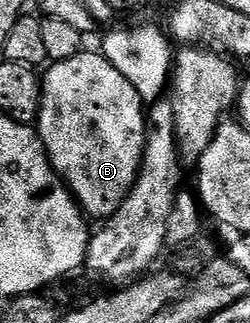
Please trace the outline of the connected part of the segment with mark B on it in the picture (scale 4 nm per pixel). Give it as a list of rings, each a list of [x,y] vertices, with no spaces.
[[[82,53],[71,57],[67,61],[53,63],[43,75],[43,82],[41,84],[41,111],[38,113],[35,120],[35,127],[41,136],[41,144],[45,146],[45,152],[49,154],[49,164],[57,170],[65,186],[72,191],[73,197],[77,200],[81,210],[85,212],[90,220],[98,219],[98,221],[104,221],[110,219],[119,209],[119,205],[123,205],[123,201],[133,192],[137,174],[141,171],[141,163],[145,160],[147,107],[139,97],[135,85],[131,85],[131,81],[127,81],[127,77],[123,77],[123,73],[119,73],[119,69],[115,69],[115,65],[111,65],[107,62],[104,54],[101,53],[97,53],[97,55]]]

